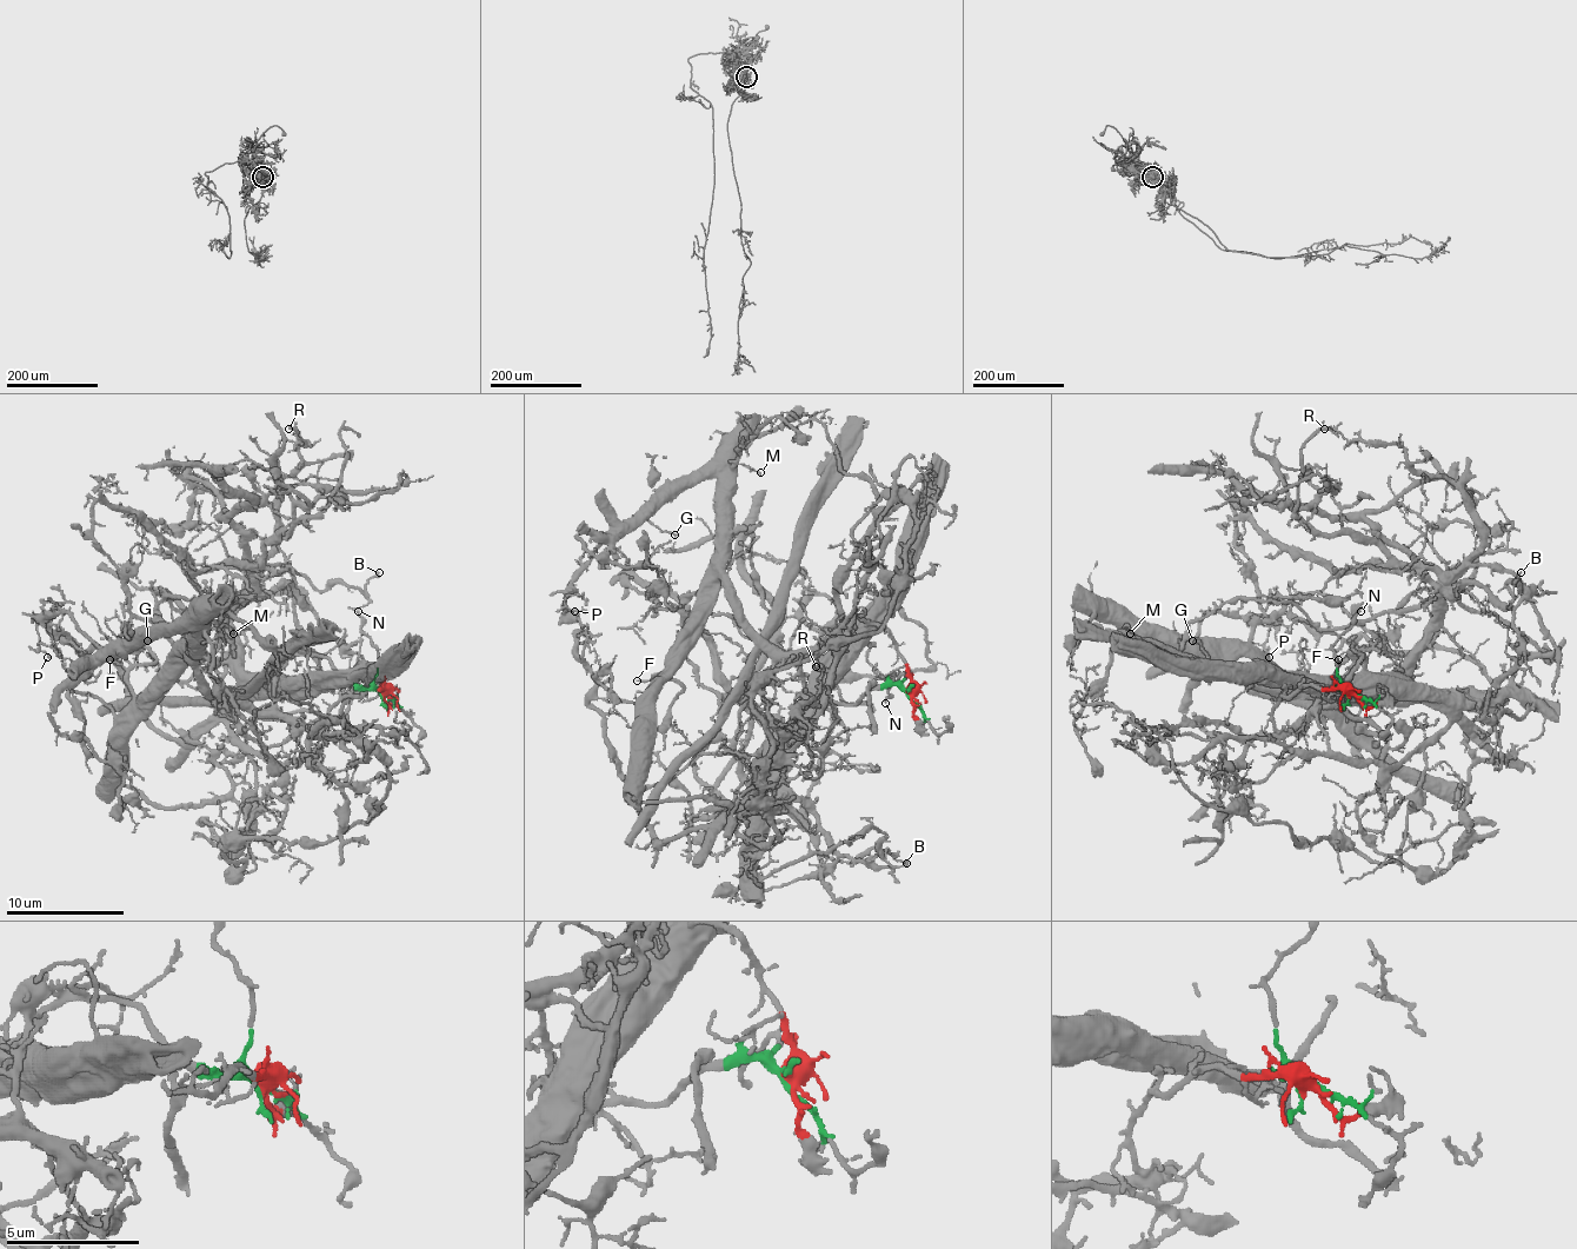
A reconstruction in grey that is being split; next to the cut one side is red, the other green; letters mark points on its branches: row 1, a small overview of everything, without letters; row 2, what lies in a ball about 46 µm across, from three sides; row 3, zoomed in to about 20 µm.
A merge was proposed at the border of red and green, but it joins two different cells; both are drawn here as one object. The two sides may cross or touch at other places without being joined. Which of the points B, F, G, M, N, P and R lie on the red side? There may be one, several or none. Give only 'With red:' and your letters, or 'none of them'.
With red: F, G, M, P

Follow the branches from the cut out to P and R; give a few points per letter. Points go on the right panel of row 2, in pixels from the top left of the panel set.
P: (1352, 692), (1299, 686), (1288, 731), (1311, 713), (1133, 631), (1264, 616), (1270, 657)
R: (1355, 692), (1343, 686), (1361, 655), (1370, 672), (1399, 669), (1425, 637), (1482, 522), (1399, 445), (1325, 427)

